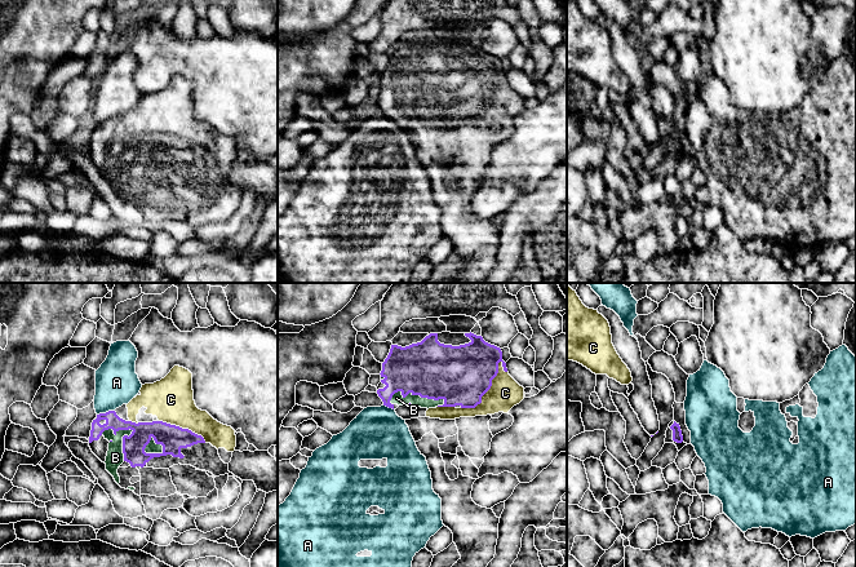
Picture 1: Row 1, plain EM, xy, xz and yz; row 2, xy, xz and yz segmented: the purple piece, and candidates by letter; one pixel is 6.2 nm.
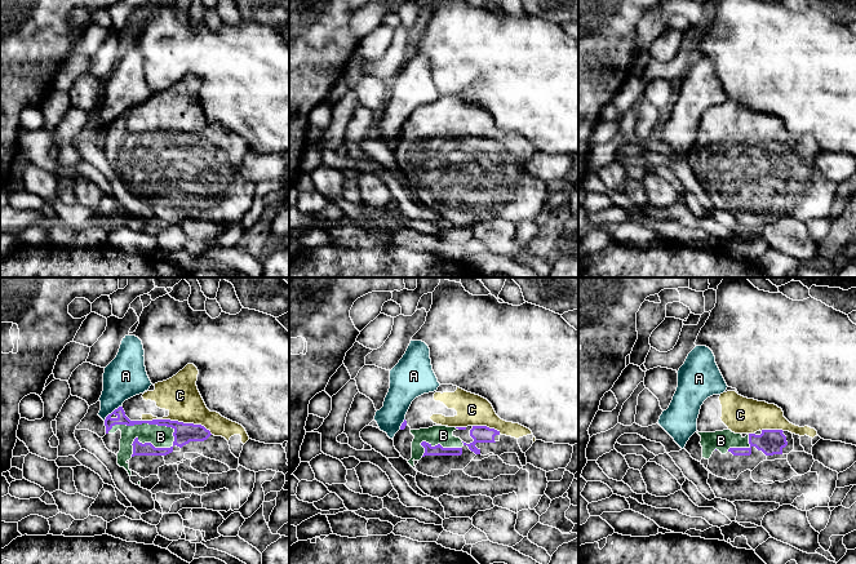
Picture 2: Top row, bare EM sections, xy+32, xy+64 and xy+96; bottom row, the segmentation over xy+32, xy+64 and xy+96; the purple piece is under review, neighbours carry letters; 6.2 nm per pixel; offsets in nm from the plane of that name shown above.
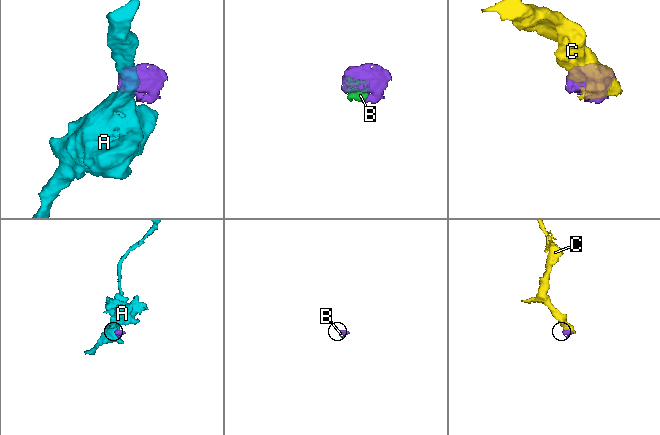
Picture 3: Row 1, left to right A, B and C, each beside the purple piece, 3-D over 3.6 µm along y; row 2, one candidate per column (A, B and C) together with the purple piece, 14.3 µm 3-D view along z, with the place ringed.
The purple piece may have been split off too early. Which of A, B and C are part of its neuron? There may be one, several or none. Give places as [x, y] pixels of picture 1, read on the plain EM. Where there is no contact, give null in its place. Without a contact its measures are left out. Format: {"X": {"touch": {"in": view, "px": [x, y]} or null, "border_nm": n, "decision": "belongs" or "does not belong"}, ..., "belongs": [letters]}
{"A": {"touch": {"in": "xy", "px": [106, 123]}, "border_nm": 120, "decision": "does not belong"}, "B": {"touch": {"in": "xz", "px": [415, 105]}, "border_nm": 360, "decision": "belongs"}, "C": {"touch": {"in": "xz", "px": [487, 101]}, "border_nm": 400, "decision": "belongs"}, "belongs": ["B", "C"]}

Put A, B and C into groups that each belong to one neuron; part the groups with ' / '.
A / B C

